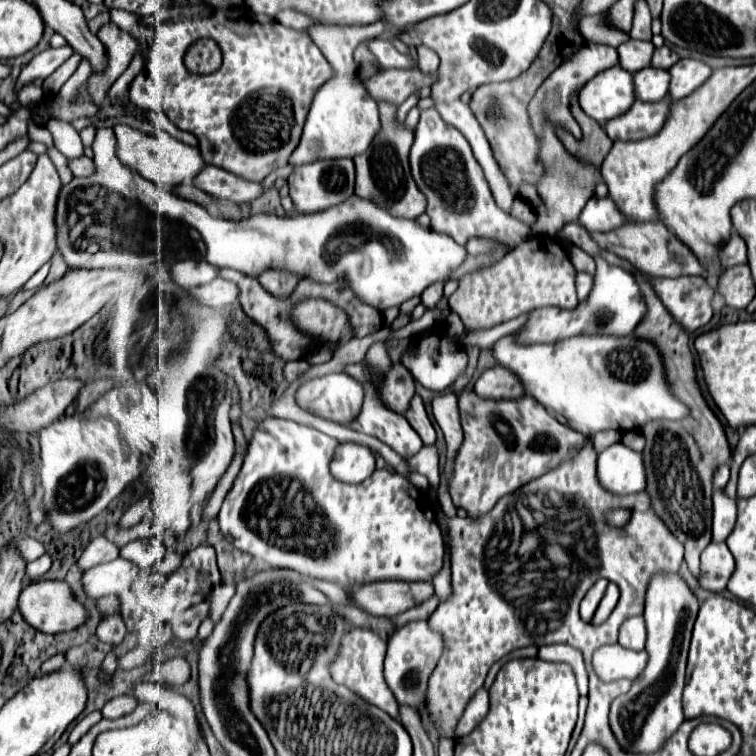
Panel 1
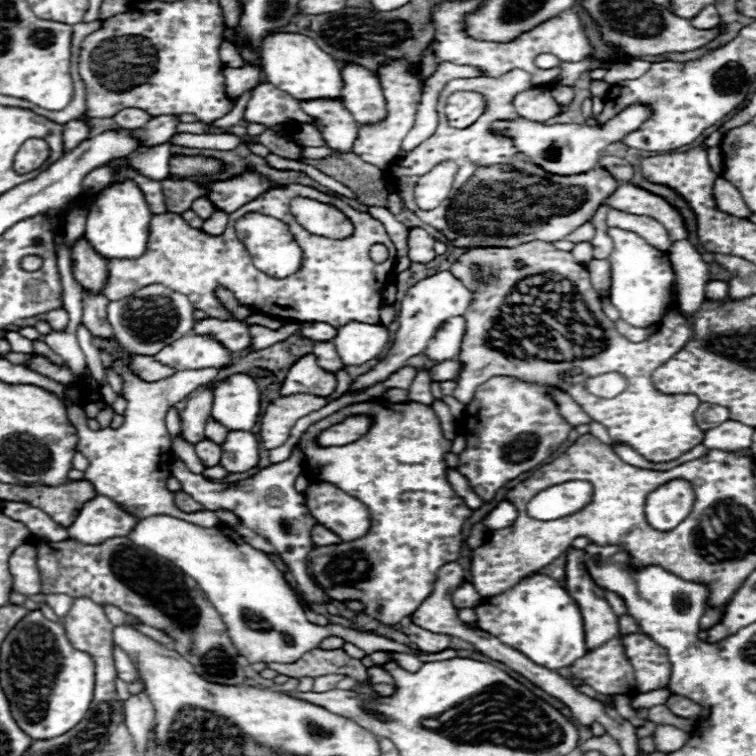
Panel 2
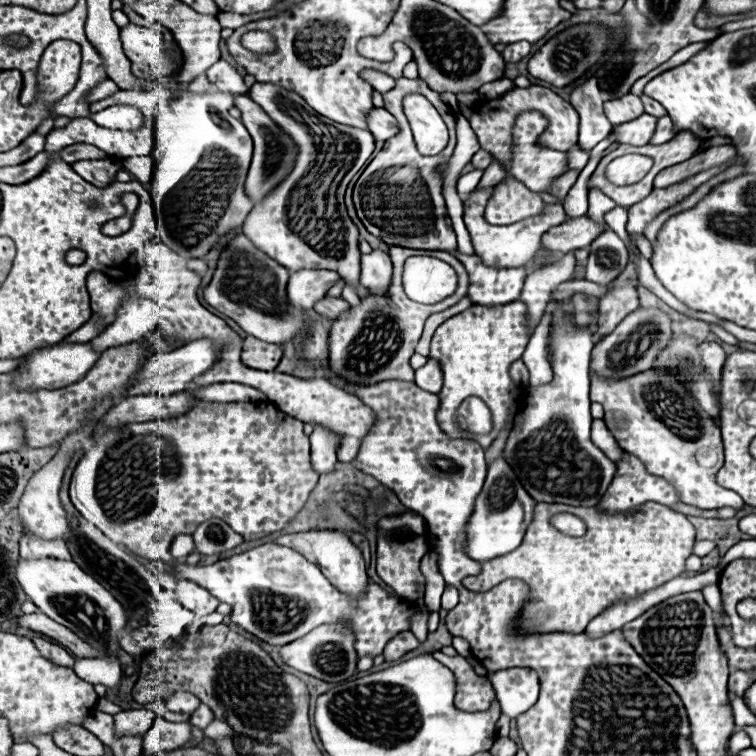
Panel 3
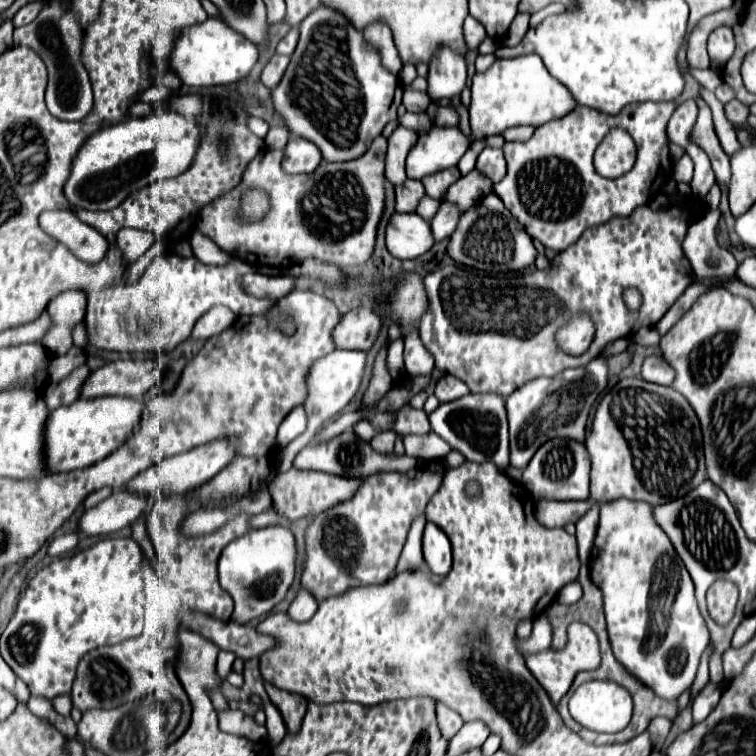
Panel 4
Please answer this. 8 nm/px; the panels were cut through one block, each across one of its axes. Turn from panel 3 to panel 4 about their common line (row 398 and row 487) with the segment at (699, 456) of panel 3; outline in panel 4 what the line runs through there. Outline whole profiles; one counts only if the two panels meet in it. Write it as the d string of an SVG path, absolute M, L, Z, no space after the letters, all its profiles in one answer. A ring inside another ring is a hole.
M624 378L602 398L596 416L592 420L592 430L586 436L586 448L592 460L590 474L590 496L598 502L612 502L616 498L644 500L652 506L672 502L686 496L706 480L704 464L704 442L696 412L688 400L670 386L660 386L646 382L642 378Z

